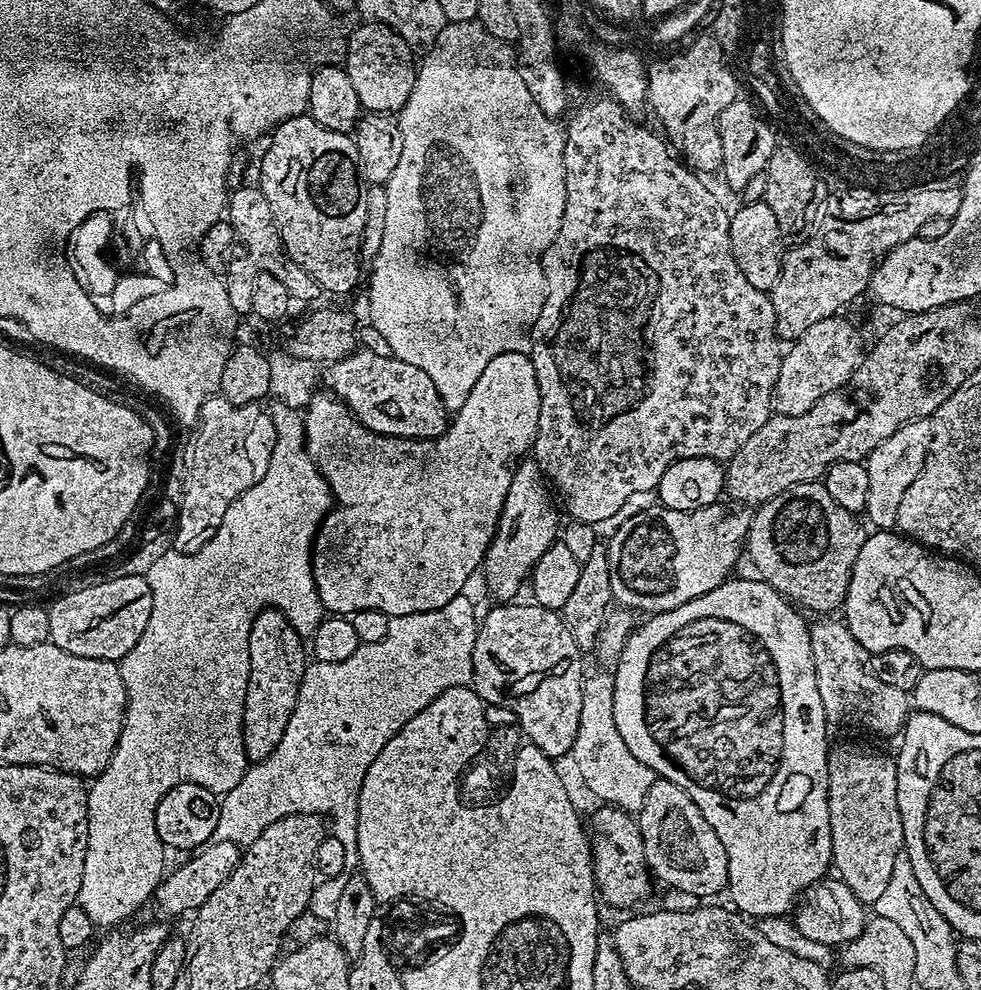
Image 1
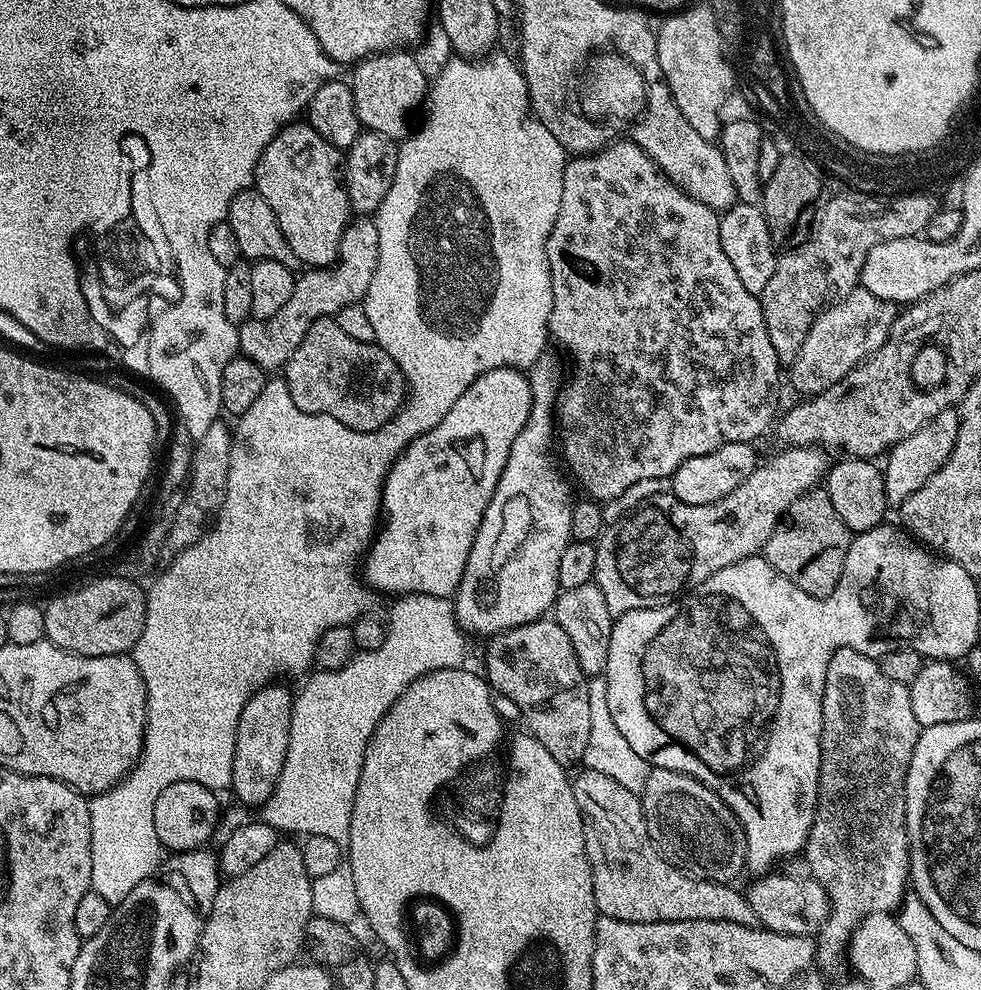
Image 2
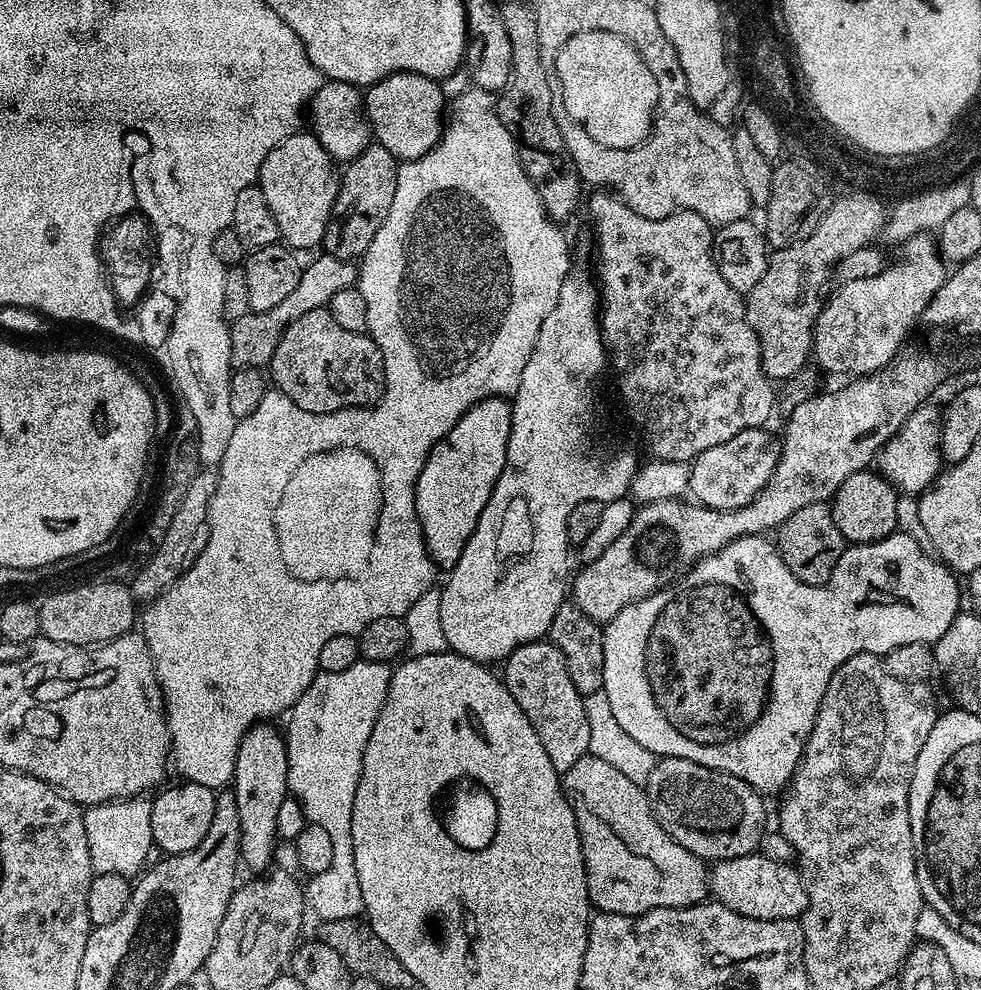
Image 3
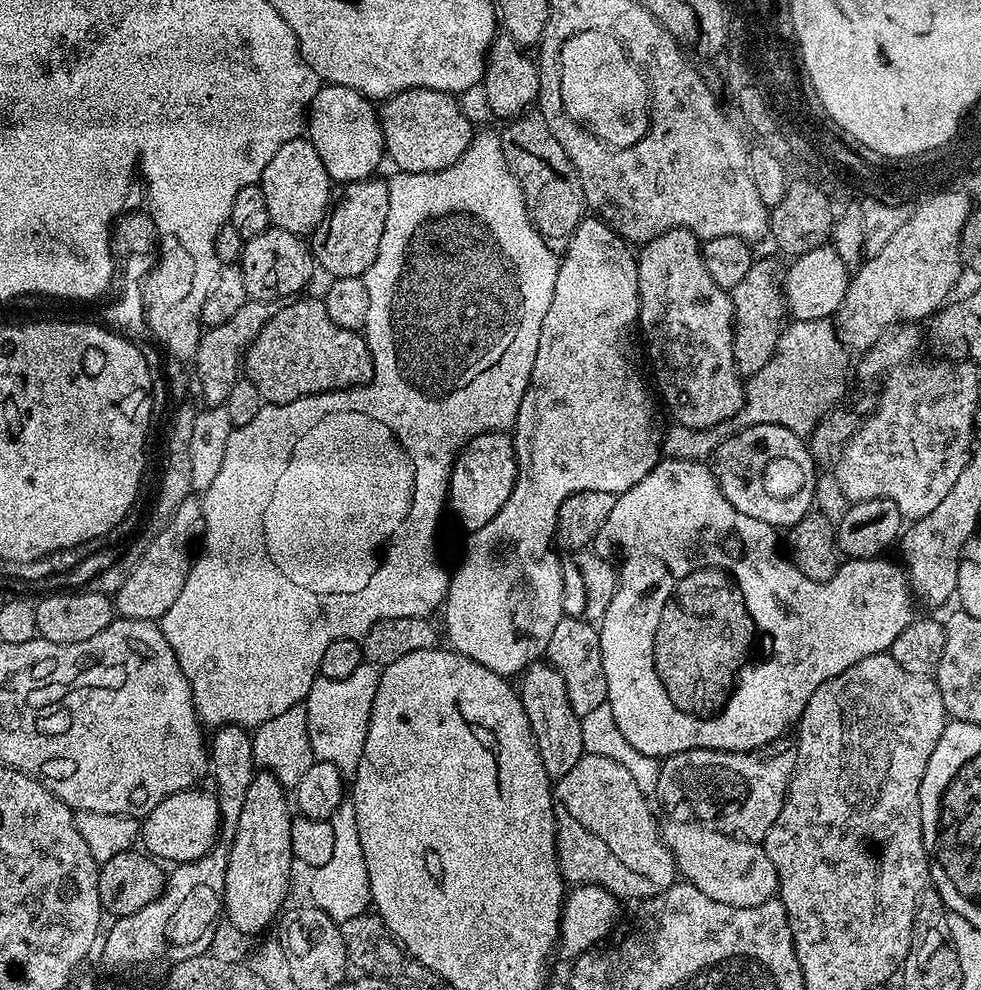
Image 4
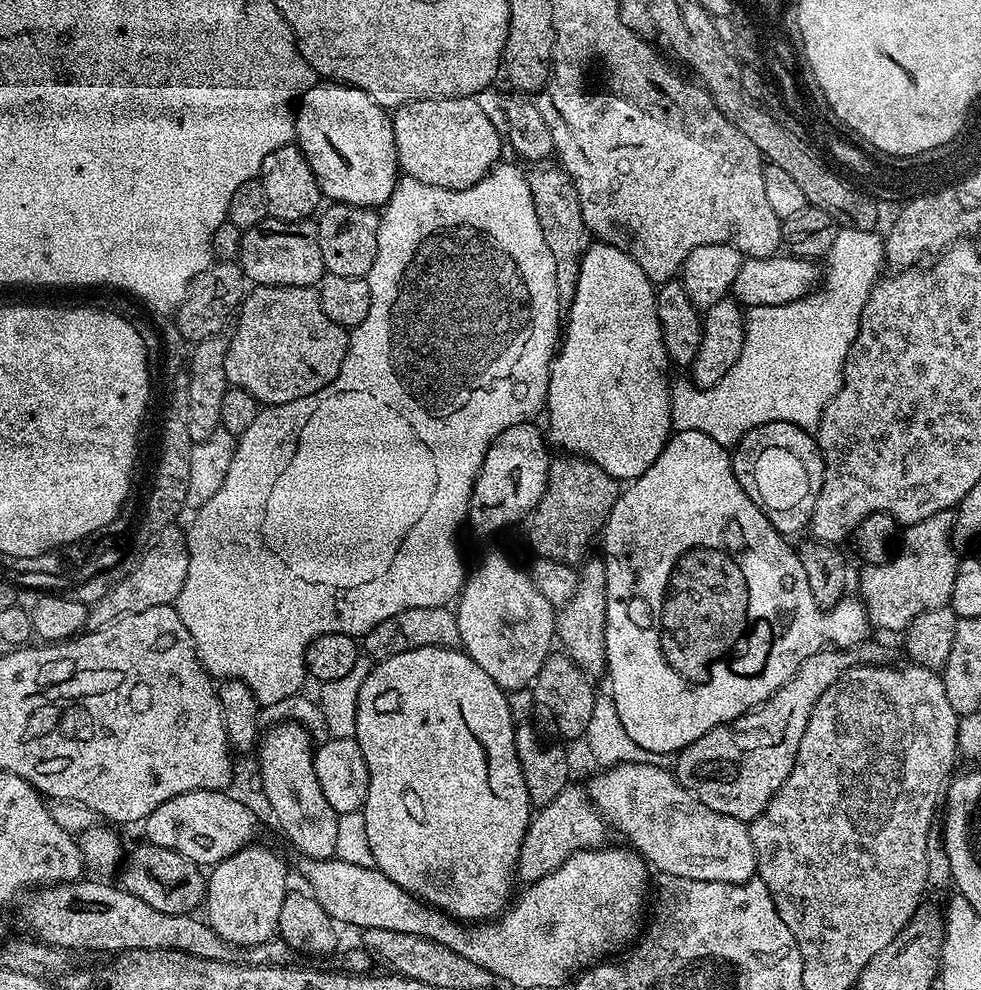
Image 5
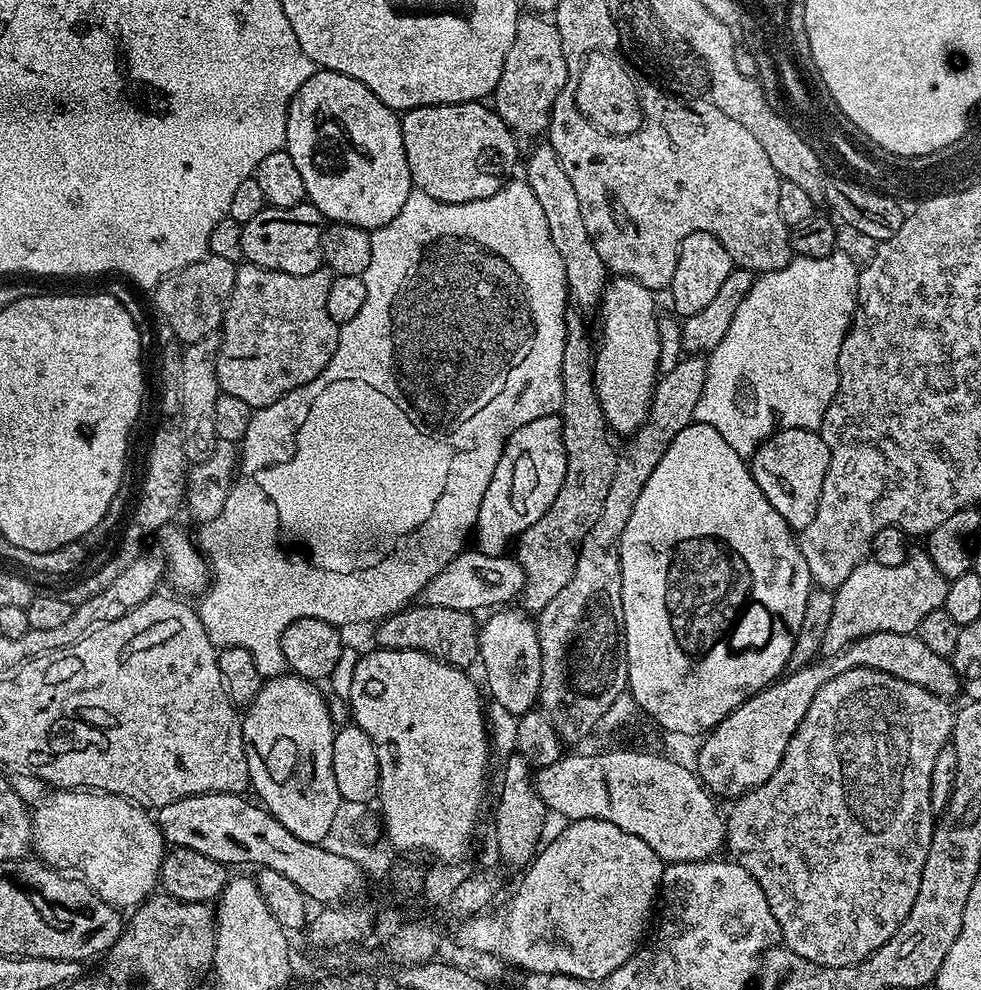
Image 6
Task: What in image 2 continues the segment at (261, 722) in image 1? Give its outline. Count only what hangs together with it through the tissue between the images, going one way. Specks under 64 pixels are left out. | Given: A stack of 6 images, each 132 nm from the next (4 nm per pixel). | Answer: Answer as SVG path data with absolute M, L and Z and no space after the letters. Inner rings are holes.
M283 683L265 684L255 692L246 702L246 706L242 706L242 714L238 718L230 792L246 806L263 806L268 801L274 786L278 786L278 774L282 774L282 766L286 762L294 692L280 684Z

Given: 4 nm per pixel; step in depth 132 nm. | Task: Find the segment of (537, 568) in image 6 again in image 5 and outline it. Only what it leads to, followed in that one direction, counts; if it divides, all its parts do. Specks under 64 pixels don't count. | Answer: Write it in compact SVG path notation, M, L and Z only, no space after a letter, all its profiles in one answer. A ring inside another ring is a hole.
M552 162L529 167L526 175L530 194L534 198L534 210L538 214L538 226L542 226L542 238L546 238L546 246L550 246L550 254L554 258L554 282L558 282L558 298L561 305L567 306L576 293L586 247L586 229L578 190L564 169ZM564 454L548 466L548 484L542 498L527 517L528 544L539 558L550 558L573 566L579 565L592 535L599 533L608 521L614 502L620 497L621 485L606 470L583 456Z

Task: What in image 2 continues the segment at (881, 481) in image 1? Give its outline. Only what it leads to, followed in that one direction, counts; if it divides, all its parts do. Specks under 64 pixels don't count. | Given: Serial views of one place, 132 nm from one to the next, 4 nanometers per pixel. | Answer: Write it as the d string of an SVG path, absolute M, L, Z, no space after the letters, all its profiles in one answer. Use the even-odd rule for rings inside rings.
M953 407L946 408L934 418L930 418L926 425L920 426L913 434L889 449L882 470L889 505L899 506L910 494L924 486L945 464L946 458L953 452L954 442L957 441L959 425L959 413Z

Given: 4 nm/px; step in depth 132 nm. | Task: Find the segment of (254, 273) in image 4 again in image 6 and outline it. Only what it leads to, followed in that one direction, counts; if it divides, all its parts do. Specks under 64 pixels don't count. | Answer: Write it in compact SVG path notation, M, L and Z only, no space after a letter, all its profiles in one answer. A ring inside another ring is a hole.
M307 202L289 208L265 206L261 212L254 214L250 222L242 226L242 254L250 264L257 264L266 270L278 270L282 274L314 274L324 264L322 254L322 234L326 227L323 214L314 205Z

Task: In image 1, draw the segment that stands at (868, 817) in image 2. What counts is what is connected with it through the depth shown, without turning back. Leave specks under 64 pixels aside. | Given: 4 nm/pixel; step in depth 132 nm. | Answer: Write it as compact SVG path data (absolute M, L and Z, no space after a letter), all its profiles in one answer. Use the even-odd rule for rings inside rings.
M820 618L809 627L810 650L814 658L814 674L818 682L818 695L822 698L822 710L826 710L829 725L849 724L861 728L860 732L877 738L901 735L910 715L909 693L874 678L868 668L870 654L850 634L847 624L836 618Z

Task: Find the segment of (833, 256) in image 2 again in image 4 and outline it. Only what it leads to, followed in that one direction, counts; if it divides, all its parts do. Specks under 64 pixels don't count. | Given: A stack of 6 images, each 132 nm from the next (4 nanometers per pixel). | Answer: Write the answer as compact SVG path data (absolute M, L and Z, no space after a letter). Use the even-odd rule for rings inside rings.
M757 259L746 278L730 289L732 298L732 329L734 330L734 362L741 377L758 374L776 352L780 335L786 327L786 305L782 291L782 272L772 260Z

